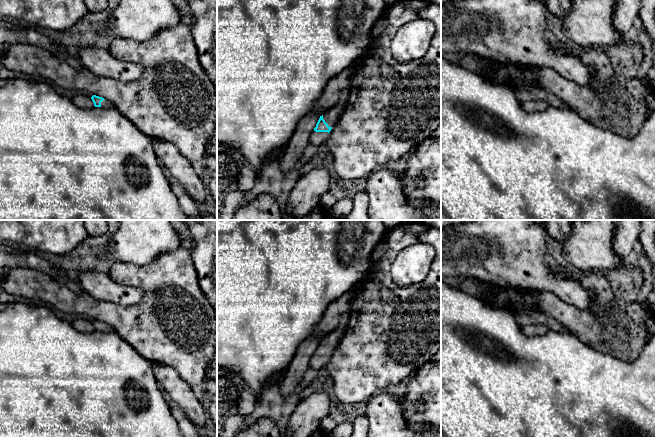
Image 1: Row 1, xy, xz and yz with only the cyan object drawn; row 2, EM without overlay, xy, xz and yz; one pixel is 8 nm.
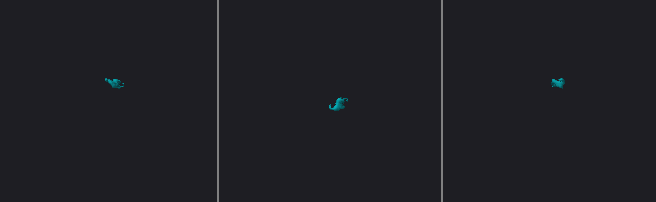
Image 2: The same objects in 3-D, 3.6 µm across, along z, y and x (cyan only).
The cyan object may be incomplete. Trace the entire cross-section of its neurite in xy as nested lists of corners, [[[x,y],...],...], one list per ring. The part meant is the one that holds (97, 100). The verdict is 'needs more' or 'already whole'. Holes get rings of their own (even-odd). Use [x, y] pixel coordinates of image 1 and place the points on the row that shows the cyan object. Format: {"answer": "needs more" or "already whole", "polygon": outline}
{"answer": "needs more", "polygon": [[[93,95],[91,97],[91,99],[92,99],[95,107],[101,107],[101,108],[104,108],[104,109],[110,109],[110,108],[113,107],[113,104],[110,101],[105,100],[102,97]]]}

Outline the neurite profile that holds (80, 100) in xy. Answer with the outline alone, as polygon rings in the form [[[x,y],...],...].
[[[77,94],[73,96],[71,99],[73,103],[80,108],[84,108],[84,109],[94,109],[95,108],[91,97],[88,97],[86,95]]]

